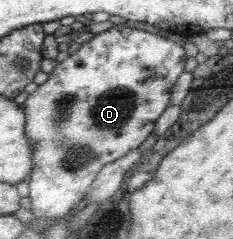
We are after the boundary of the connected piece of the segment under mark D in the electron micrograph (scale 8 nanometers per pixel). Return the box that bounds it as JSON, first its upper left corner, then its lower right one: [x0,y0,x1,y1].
[21,24,187,221]

